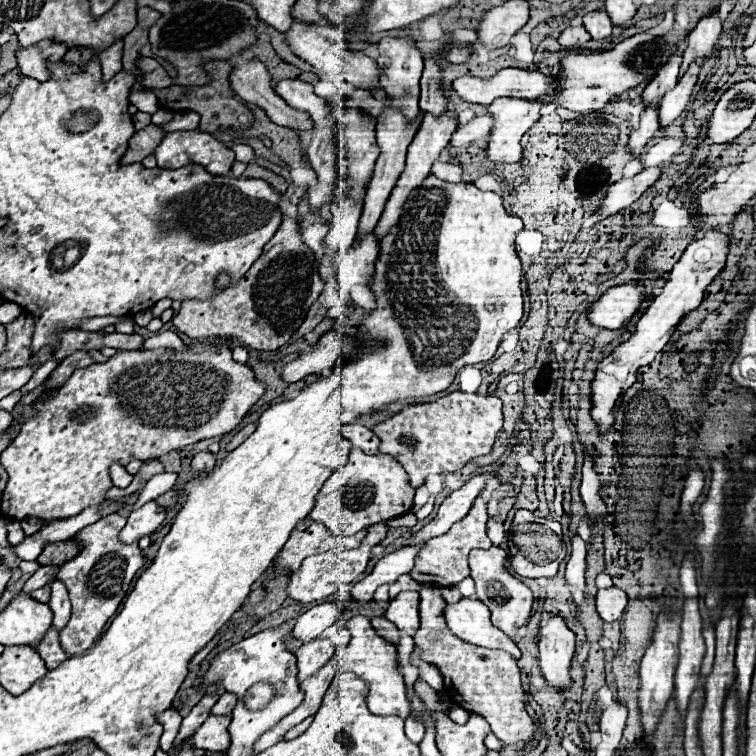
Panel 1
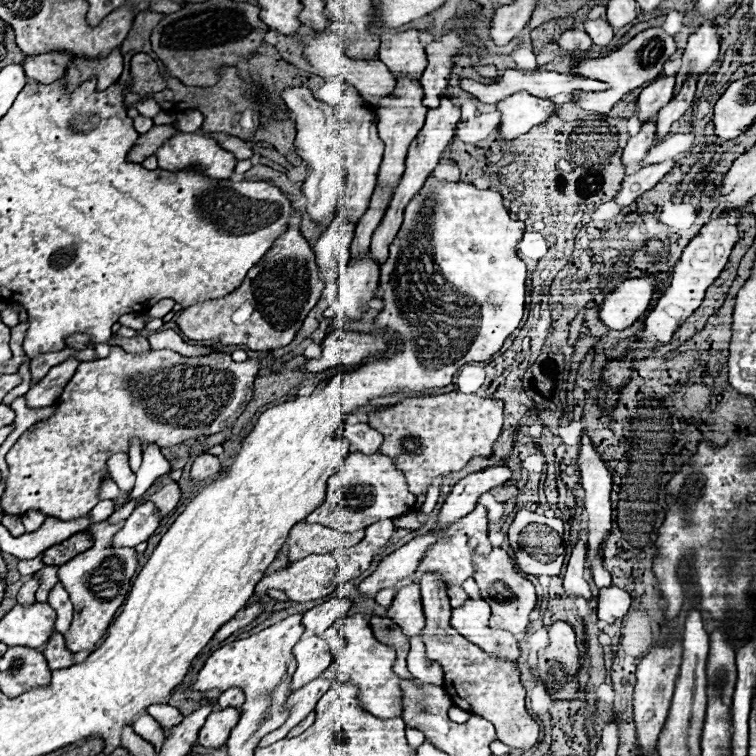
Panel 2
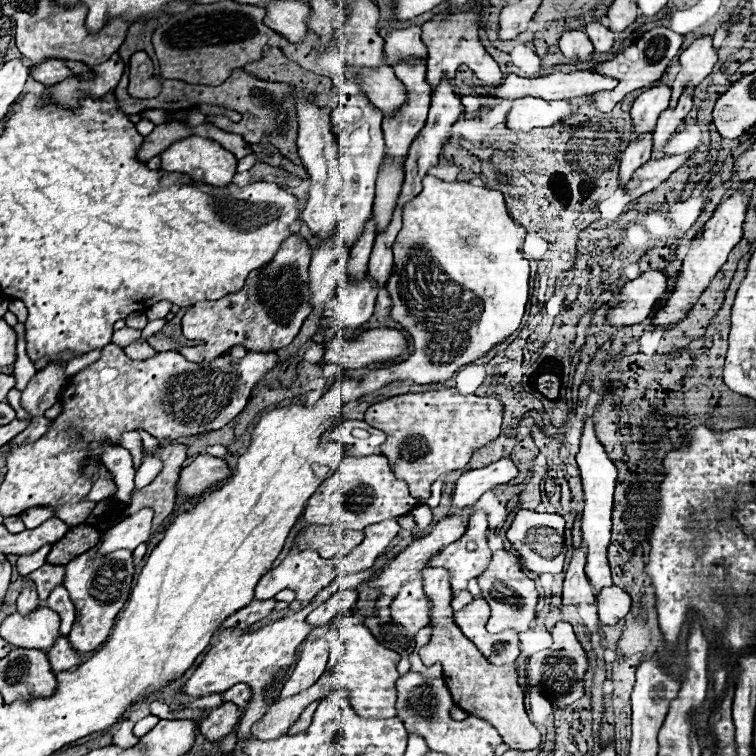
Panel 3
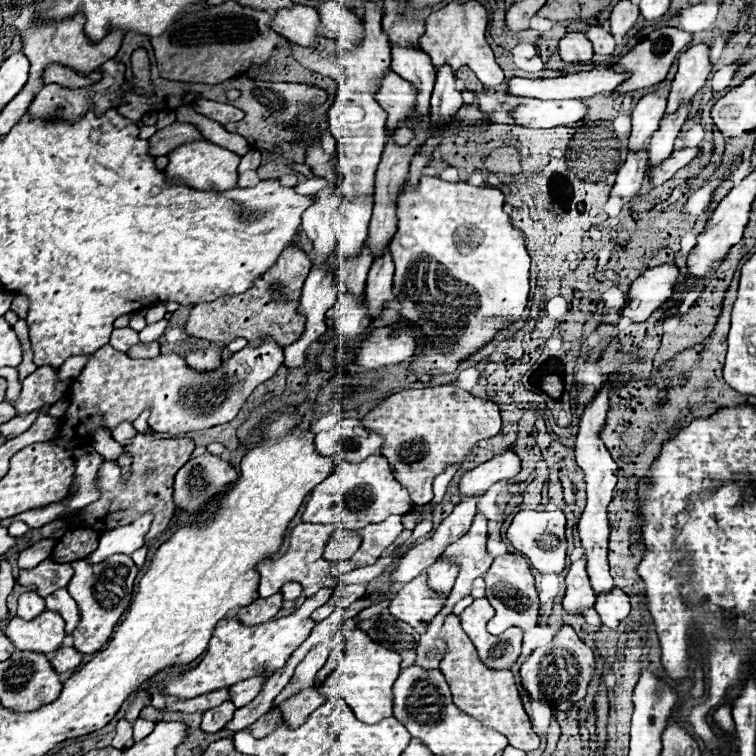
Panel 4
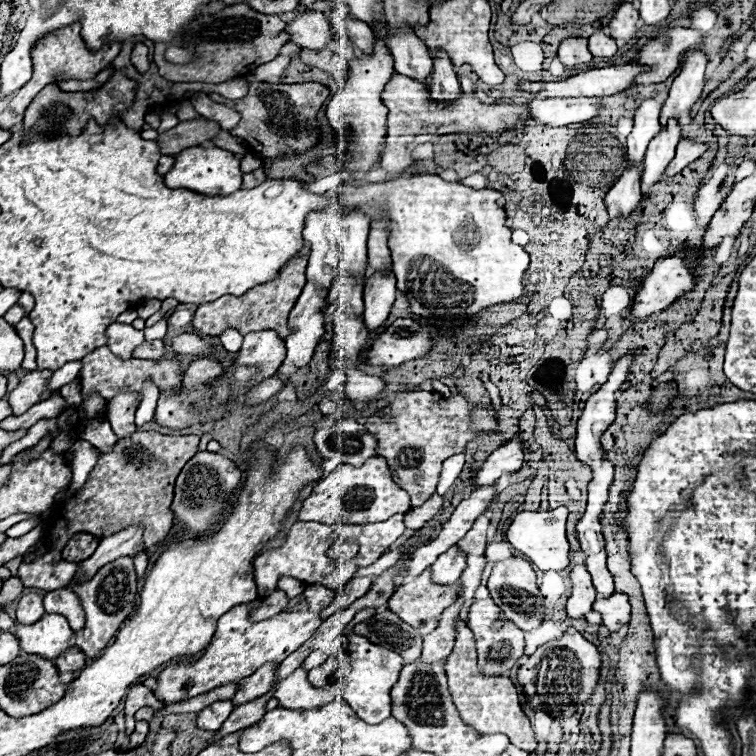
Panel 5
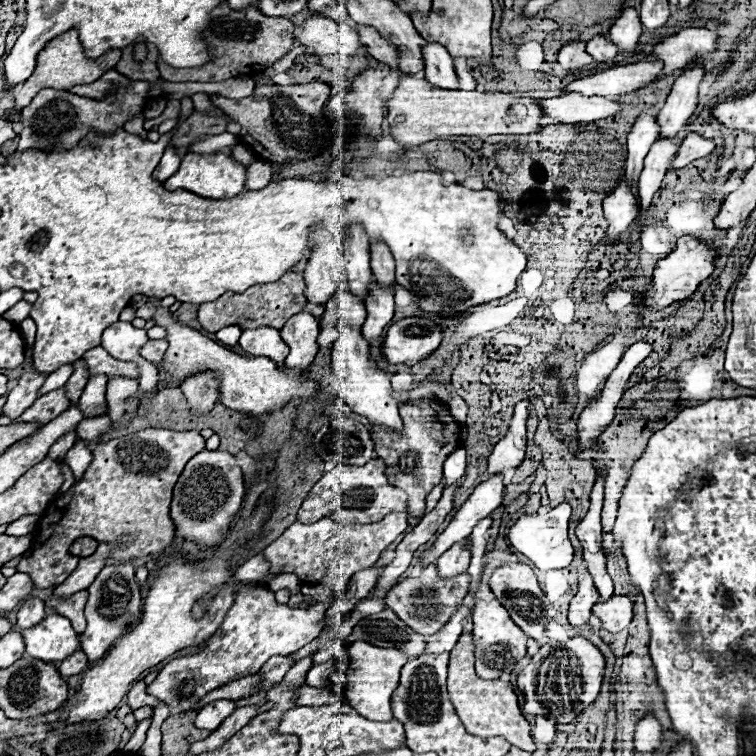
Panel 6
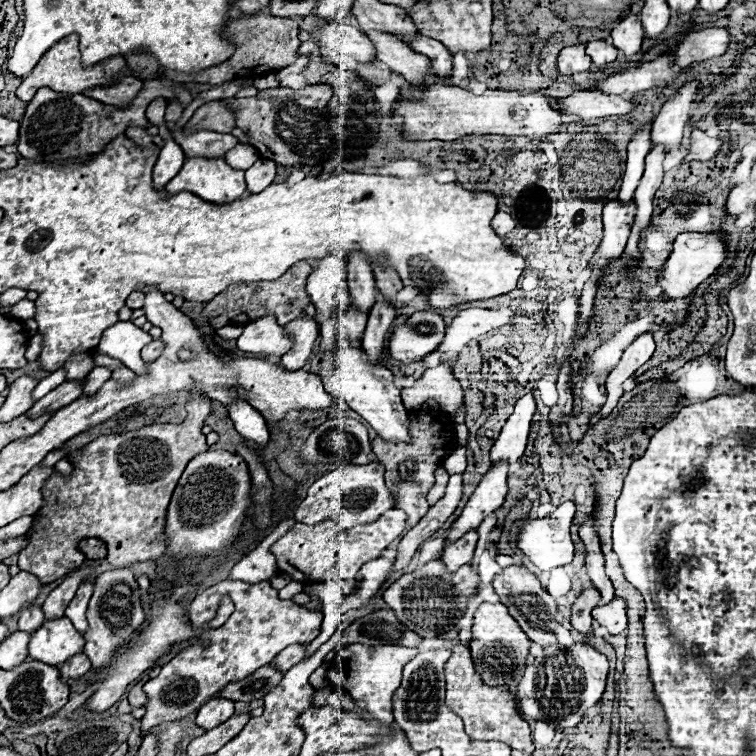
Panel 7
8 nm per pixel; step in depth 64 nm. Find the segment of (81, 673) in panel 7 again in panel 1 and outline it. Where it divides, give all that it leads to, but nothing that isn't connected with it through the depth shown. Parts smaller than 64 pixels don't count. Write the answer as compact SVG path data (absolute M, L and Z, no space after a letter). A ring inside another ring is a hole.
M54 626L46 632L46 636L34 646L38 650L38 654L42 656L42 660L46 662L46 666L52 670L52 668L58 668L66 658L68 654L62 650L60 646L60 638L58 638L58 630L54 630Z

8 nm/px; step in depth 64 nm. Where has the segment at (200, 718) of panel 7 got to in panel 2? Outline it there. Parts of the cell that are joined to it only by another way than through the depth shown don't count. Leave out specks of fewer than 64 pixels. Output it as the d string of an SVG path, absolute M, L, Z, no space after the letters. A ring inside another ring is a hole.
M226 708L226 710L214 710L208 718L206 724L200 728L198 734L198 744L206 748L220 748L226 744L230 730L238 722L238 708Z

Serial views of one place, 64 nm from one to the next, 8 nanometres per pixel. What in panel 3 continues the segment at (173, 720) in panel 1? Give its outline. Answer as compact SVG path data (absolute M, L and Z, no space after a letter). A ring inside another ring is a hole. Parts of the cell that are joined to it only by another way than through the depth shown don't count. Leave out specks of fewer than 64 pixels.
M154 700L154 702L150 704L150 712L152 712L154 716L158 716L158 718L164 718L164 720L174 720L174 718L172 718L172 714L170 714L168 704L166 704L166 702L162 702L162 700Z

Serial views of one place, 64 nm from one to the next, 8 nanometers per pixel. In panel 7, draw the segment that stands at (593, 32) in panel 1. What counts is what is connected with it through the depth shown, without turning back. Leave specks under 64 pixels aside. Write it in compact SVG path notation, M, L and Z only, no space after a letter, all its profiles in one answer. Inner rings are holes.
M594 40L586 44L586 54L592 58L592 64L598 68L606 68L610 62L616 60L618 50L610 46L606 40Z

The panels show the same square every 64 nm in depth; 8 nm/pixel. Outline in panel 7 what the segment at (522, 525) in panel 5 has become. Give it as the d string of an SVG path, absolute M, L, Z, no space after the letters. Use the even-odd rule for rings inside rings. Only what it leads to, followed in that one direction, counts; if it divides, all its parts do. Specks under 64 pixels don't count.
M564 502L560 504L552 514L548 514L542 520L526 520L520 536L518 536L518 548L540 568L540 570L552 570L556 566L570 564L574 558L574 546L570 538L570 524L576 514L576 504L574 502Z

